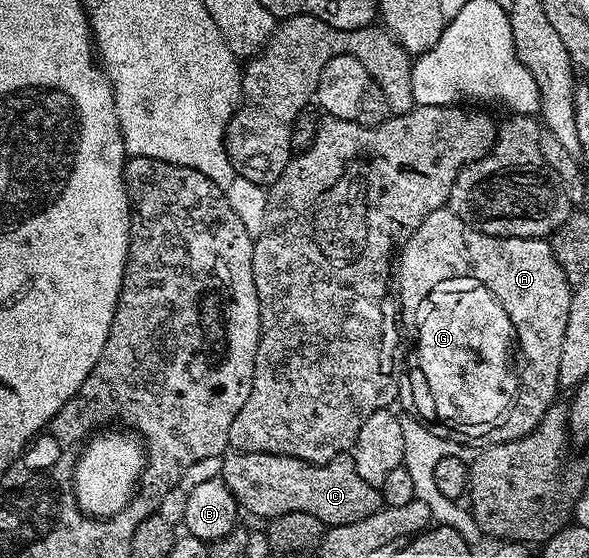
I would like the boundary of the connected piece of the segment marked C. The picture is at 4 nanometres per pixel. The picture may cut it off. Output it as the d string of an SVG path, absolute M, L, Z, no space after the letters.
M240 451L222 456L222 479L229 485L229 493L244 512L256 515L262 521L270 521L285 513L309 513L327 527L353 525L353 521L365 521L384 506L380 488L369 485L361 473L357 473L354 458L338 455L328 463L306 463L297 457L285 457L273 453Z

